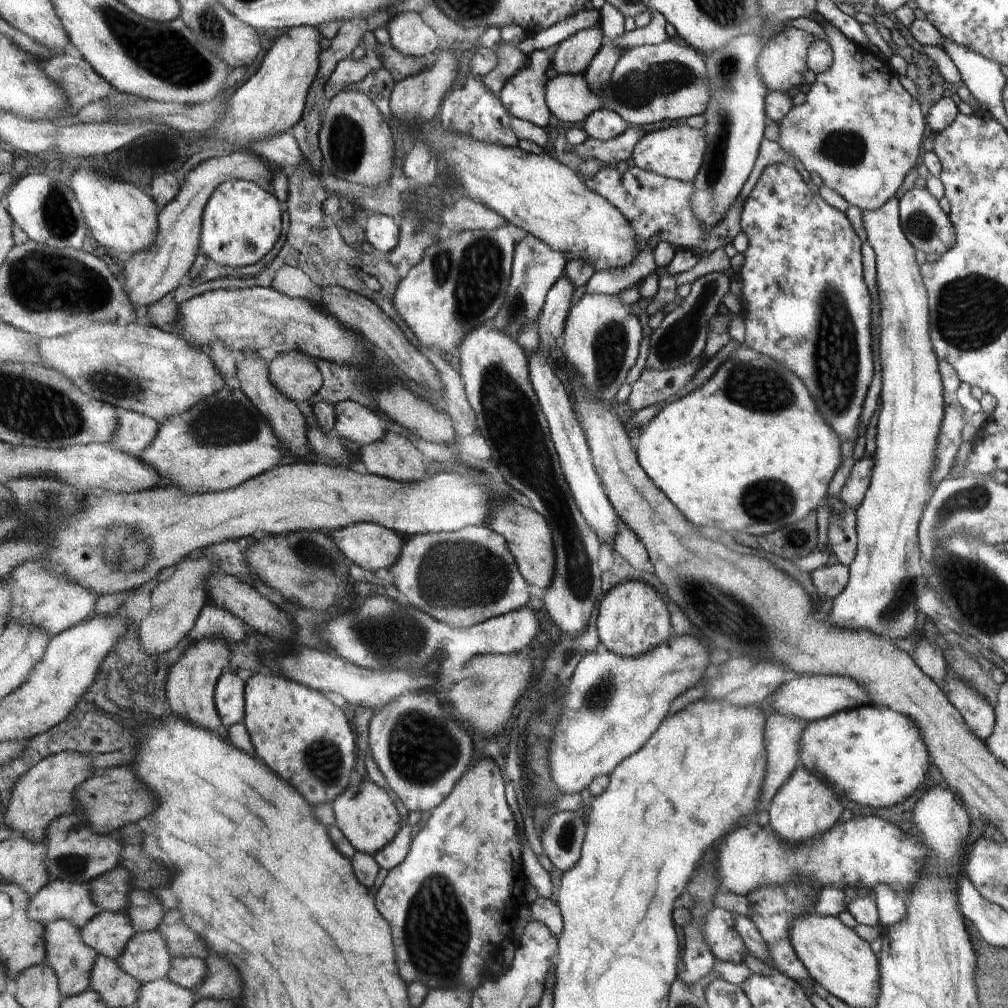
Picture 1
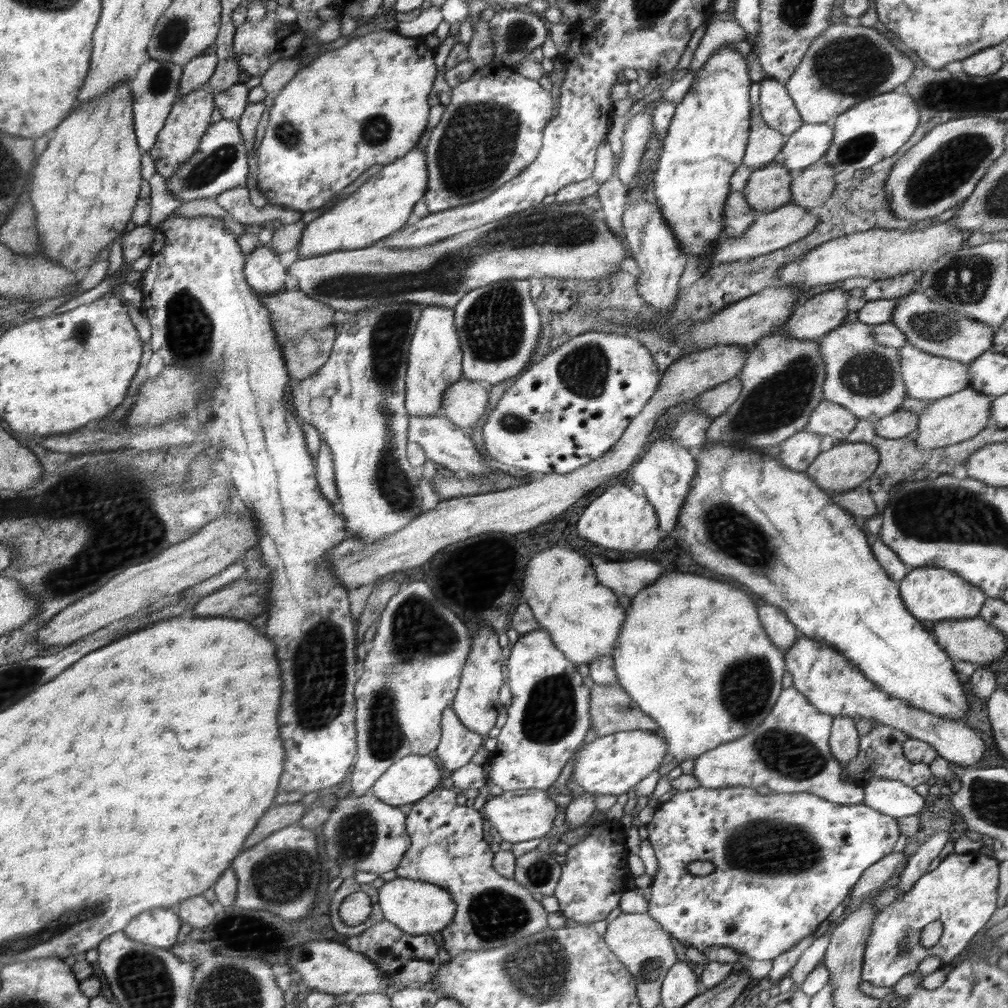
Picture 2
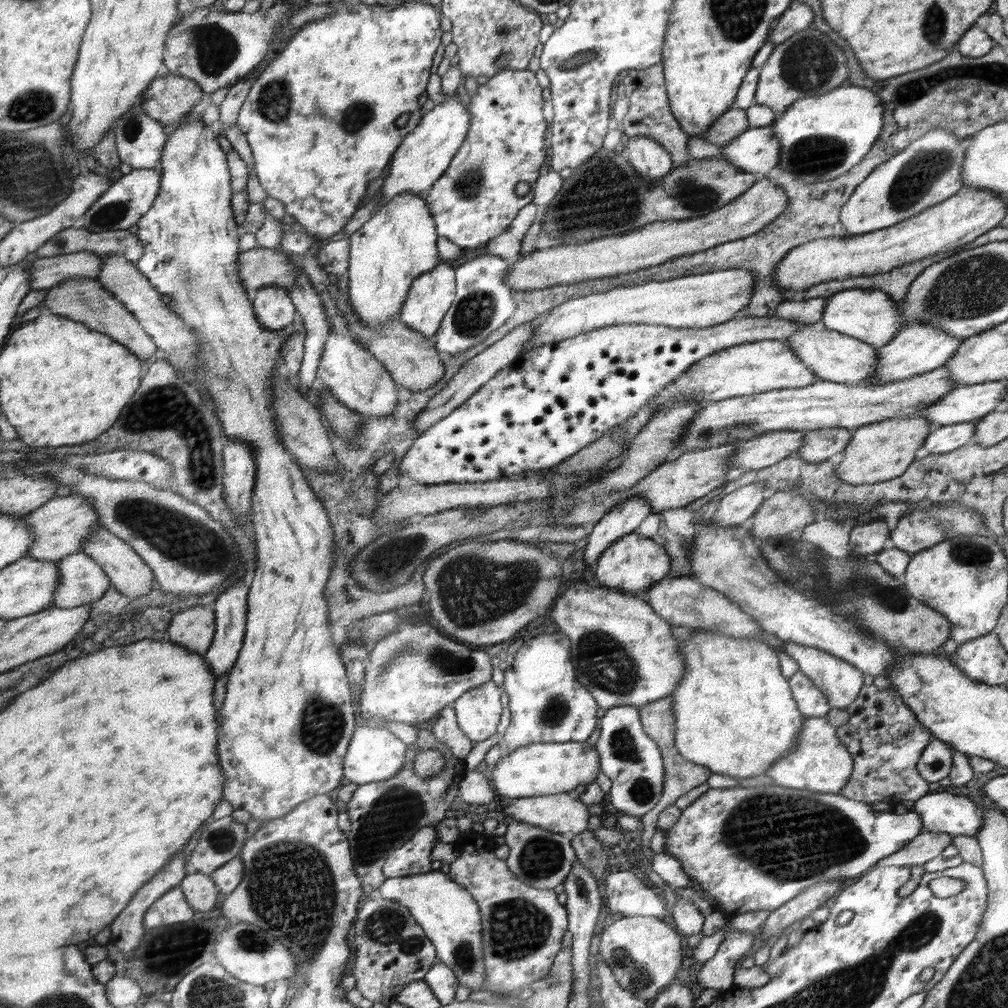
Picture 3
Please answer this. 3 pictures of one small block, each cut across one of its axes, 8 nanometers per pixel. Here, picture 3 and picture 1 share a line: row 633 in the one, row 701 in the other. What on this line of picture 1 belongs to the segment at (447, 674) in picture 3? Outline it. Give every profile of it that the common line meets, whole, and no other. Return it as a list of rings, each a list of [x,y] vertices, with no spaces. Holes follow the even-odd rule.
[[[408,690],[374,712],[368,728],[370,752],[392,792],[408,812],[438,808],[452,792],[460,774],[470,764],[472,742],[458,724],[448,718],[432,692]]]

